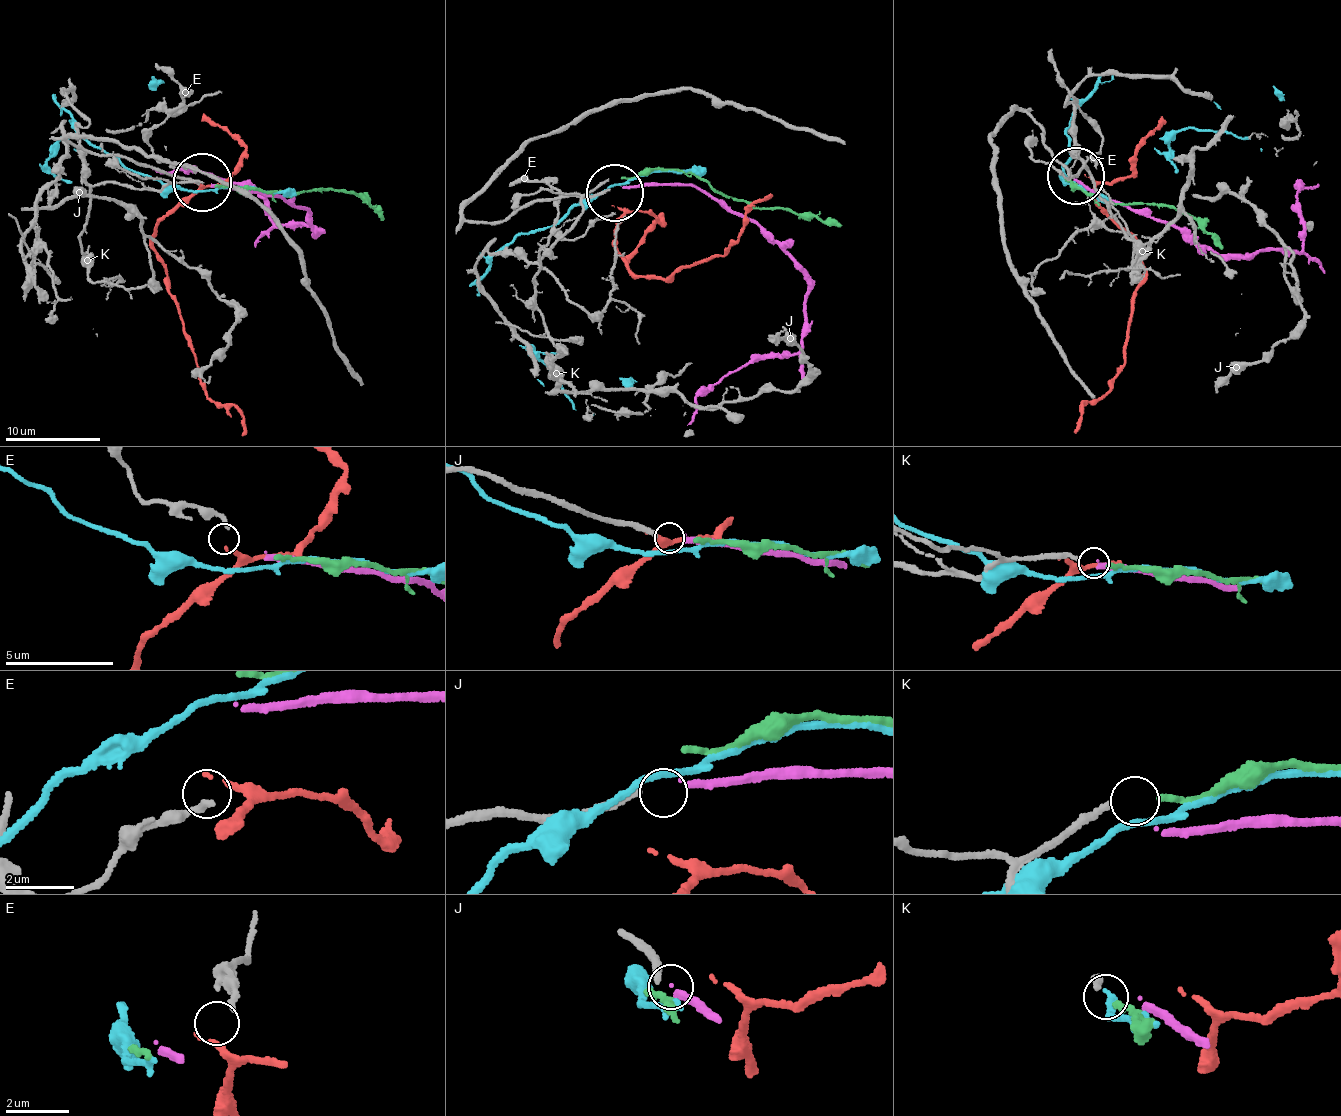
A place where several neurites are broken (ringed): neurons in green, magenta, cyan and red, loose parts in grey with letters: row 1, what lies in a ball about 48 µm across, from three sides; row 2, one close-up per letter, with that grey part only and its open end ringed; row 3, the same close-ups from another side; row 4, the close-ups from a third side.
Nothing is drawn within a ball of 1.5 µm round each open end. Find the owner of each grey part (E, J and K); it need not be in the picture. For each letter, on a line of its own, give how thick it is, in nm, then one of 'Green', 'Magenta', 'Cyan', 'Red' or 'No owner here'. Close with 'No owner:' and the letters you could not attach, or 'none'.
E: Thickness 200 nm. Red
J: Thickness 240 nm. Magenta
K: Thickness 190 nm. Green
No owner: none

